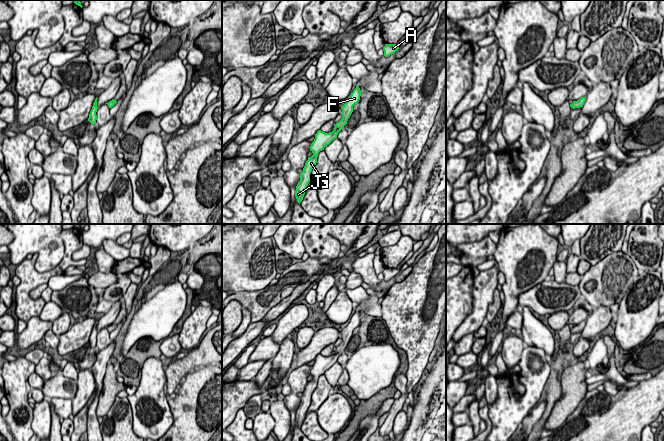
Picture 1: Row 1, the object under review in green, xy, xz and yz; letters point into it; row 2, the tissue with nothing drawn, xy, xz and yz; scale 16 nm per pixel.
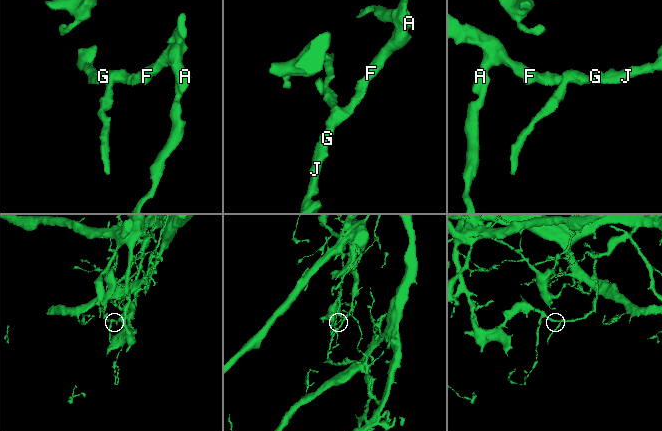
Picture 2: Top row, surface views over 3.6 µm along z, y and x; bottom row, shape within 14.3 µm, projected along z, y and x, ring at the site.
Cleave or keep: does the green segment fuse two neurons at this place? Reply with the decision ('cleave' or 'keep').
cleave

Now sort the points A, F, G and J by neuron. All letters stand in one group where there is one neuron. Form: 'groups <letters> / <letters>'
groups A F / G J

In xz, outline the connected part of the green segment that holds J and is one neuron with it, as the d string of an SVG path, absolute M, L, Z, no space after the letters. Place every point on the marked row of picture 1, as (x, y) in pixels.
M318 130L315 134L315 139L310 146L310 151L313 153L313 155L311 157L308 157L303 171L300 173L300 181L298 182L295 190L295 197L299 204L302 202L307 186L311 180L311 172L317 163L319 152L324 150L327 145L329 145L334 139L336 139L337 135L338 132L335 132L334 130L329 133Z

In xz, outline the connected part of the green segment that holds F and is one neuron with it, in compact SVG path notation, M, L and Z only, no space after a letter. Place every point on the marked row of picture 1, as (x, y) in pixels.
M356 86L351 93L349 100L343 106L341 106L342 119L336 123L336 126L334 127L335 132L339 133L342 129L344 129L344 126L347 124L347 121L353 112L353 106L359 102L360 96L361 90L358 86Z

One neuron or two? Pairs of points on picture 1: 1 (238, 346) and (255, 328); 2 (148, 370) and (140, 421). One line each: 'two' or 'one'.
1: one
2: one

